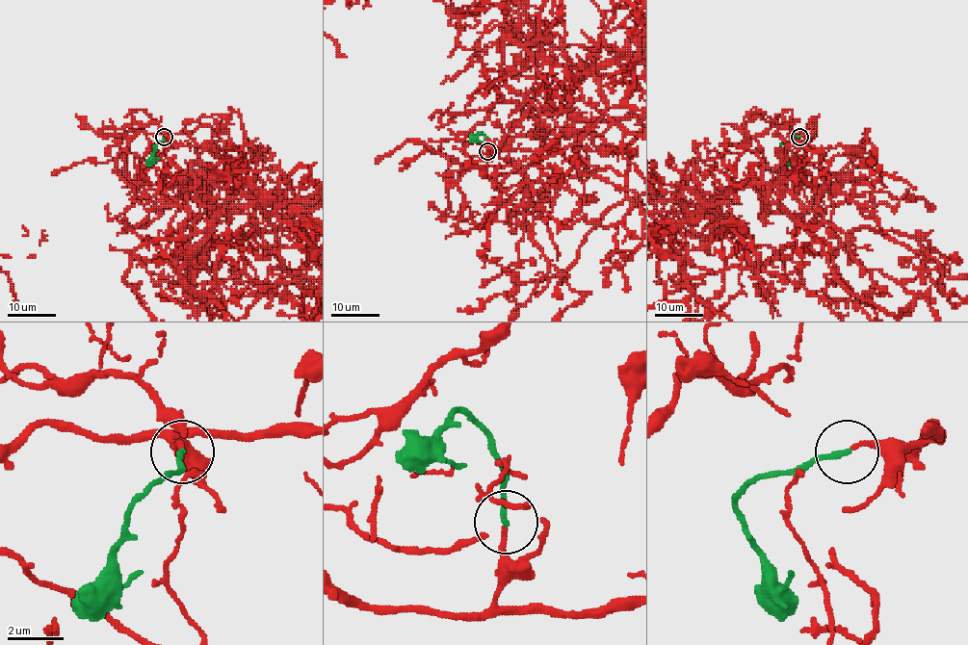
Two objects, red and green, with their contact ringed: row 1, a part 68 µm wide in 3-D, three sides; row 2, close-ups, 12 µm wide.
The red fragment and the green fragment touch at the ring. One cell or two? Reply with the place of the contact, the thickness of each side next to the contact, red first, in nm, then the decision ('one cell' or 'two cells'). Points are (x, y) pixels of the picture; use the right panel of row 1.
(799, 137) | 170/200 nm | one cell

